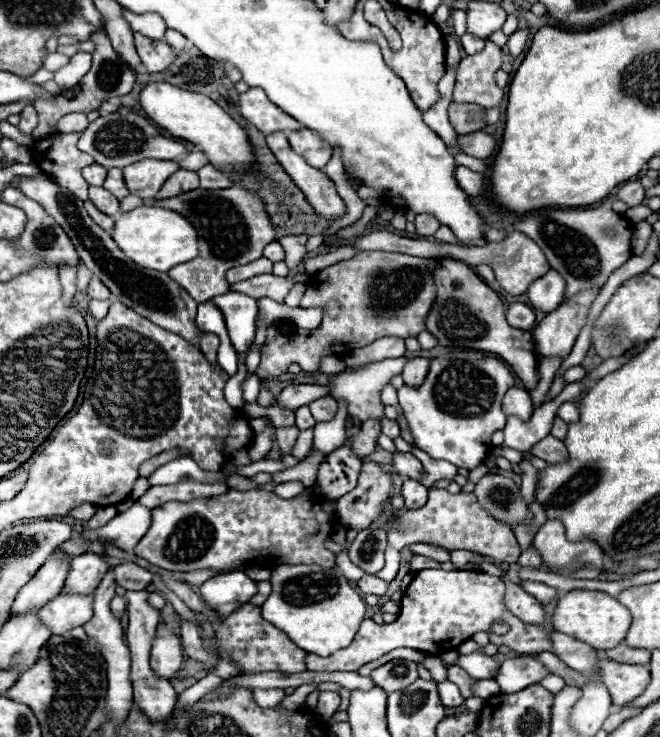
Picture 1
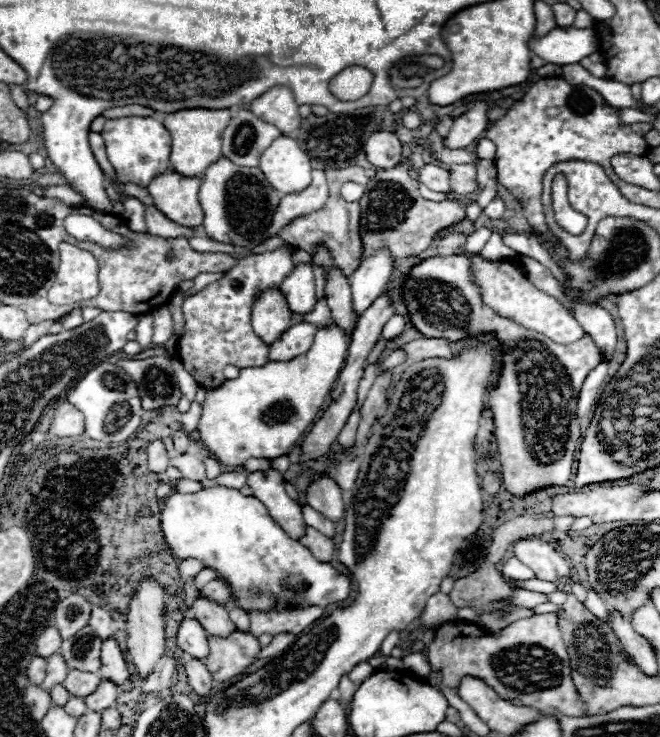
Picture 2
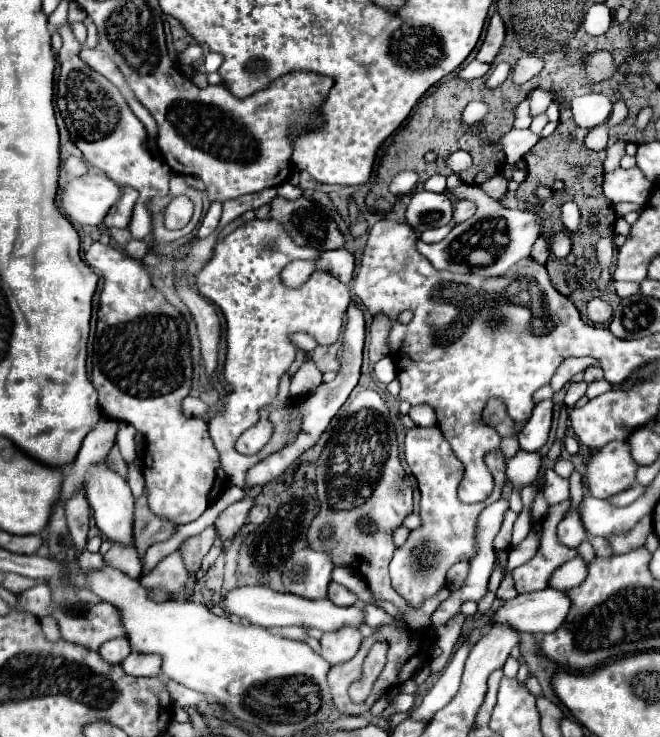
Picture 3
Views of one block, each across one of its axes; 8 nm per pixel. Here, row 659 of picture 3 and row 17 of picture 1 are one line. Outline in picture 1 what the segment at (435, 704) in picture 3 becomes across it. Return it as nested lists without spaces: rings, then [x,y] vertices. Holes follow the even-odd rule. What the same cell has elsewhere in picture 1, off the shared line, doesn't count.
[[[452,10],[452,22],[454,22],[456,34],[462,36],[466,32],[466,12],[464,10]]]

